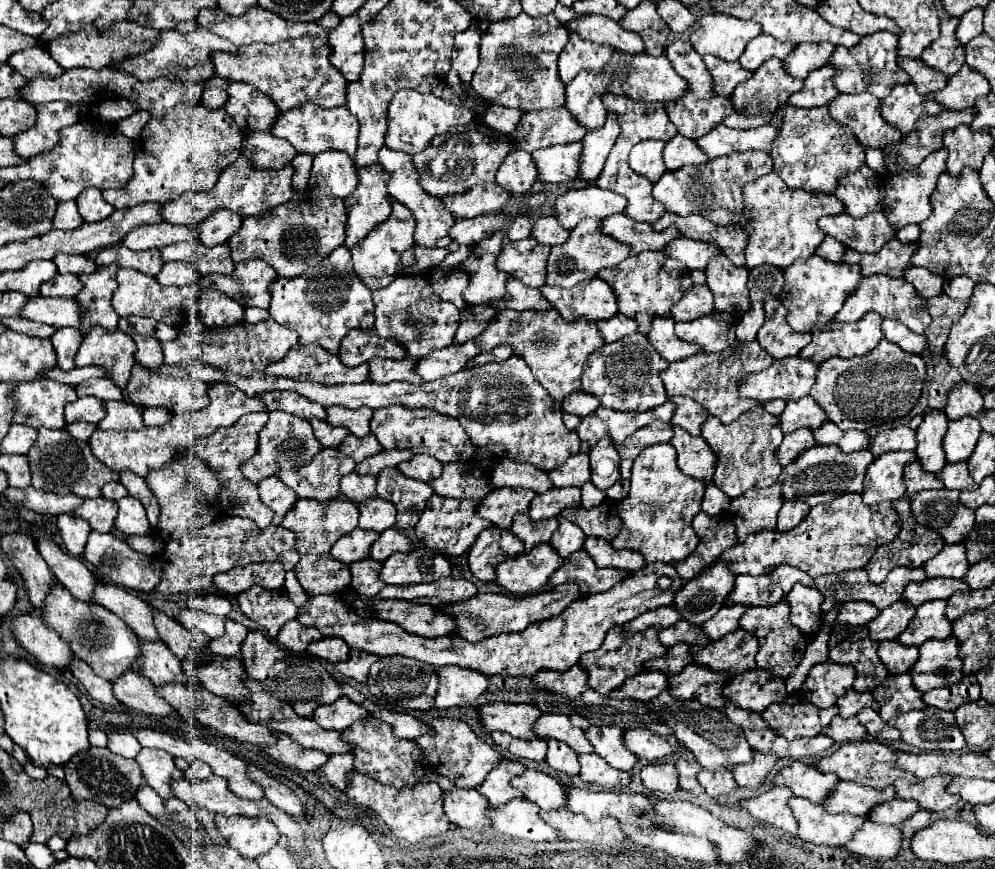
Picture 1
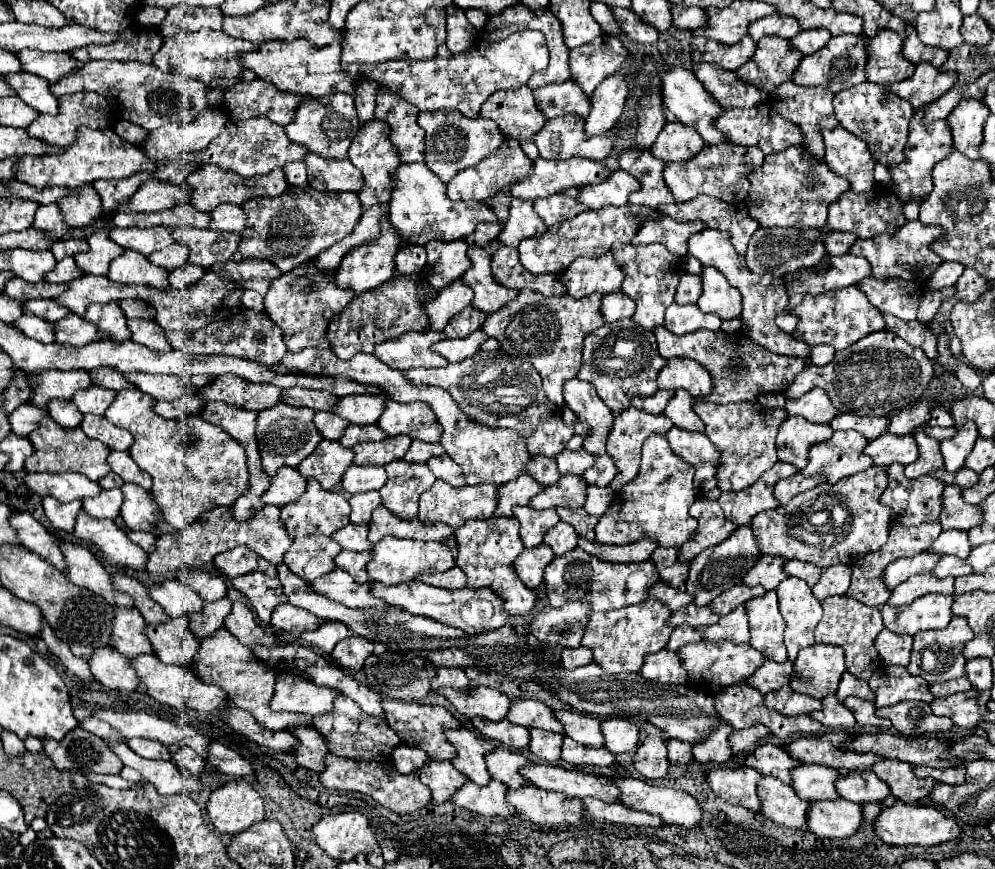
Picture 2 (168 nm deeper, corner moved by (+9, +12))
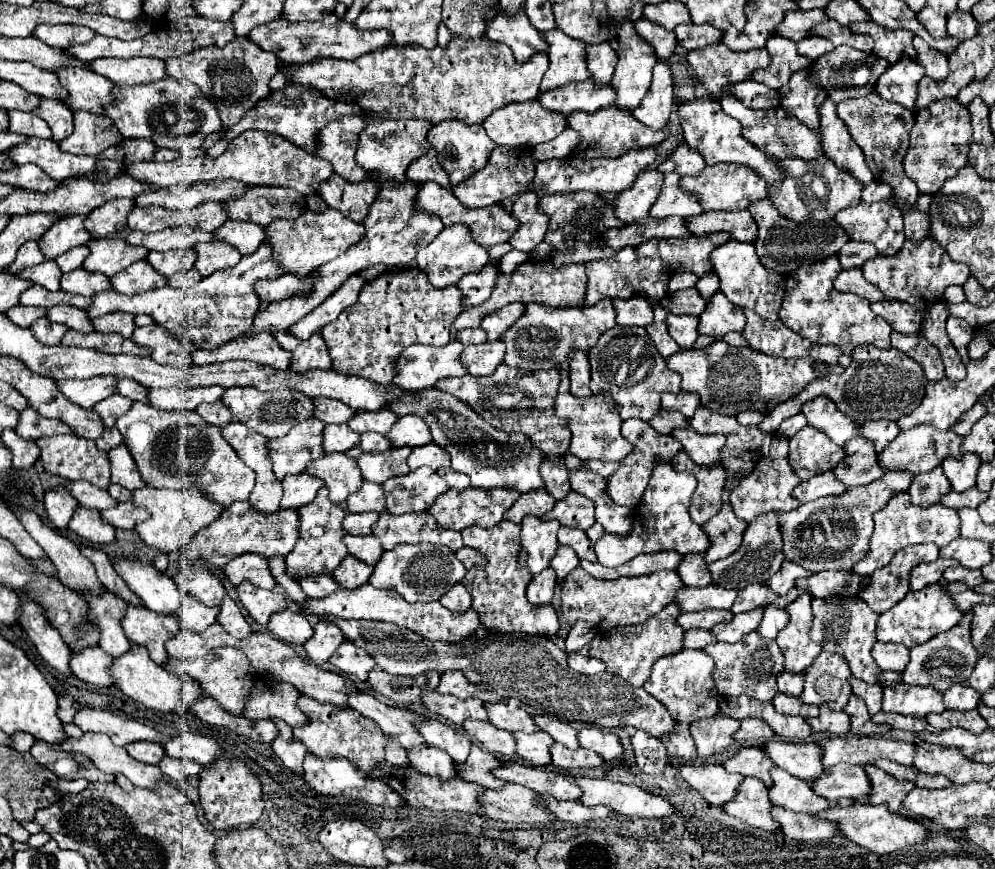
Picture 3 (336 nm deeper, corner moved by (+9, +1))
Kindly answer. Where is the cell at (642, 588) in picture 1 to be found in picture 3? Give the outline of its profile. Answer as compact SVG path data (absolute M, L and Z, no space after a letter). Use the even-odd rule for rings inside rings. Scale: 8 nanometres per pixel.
M684 555L676 567L676 573L686 587L706 587L712 581L704 555Z

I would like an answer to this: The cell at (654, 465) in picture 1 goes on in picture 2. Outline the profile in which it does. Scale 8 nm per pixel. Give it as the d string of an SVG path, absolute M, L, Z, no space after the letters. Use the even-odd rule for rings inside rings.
M648 436L642 446L640 474L630 482L608 508L608 514L596 524L596 542L632 544L642 538L656 538L660 546L682 546L696 532L696 518L688 514L694 496L694 466L672 452L666 436Z

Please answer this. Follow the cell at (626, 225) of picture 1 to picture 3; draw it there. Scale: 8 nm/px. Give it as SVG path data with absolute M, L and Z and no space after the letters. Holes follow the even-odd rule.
M728 233L691 235L687 238L650 239L635 248L639 257L650 256L650 249L664 257L664 262L673 273L690 272L702 277L712 271L710 253L714 247L726 243Z

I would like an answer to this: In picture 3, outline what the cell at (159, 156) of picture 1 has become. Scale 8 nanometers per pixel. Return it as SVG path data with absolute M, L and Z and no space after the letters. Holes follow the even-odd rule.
M112 199L104 205L96 207L86 217L86 229L92 233L94 239L106 237L114 231L126 227L126 217L134 209L134 199Z

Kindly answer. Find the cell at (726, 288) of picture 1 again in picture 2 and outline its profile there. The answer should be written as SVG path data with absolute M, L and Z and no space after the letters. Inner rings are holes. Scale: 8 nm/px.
M706 266L702 272L704 292L698 300L700 310L720 316L722 320L738 318L742 312L742 296L740 292L728 284L724 274L720 274L716 268Z

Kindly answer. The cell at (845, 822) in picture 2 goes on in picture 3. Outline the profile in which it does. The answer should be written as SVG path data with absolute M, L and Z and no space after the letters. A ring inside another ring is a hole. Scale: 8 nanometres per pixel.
M776 807L772 815L780 821L782 833L796 841L828 841L838 835L836 821L828 821L818 815L792 813L780 807Z

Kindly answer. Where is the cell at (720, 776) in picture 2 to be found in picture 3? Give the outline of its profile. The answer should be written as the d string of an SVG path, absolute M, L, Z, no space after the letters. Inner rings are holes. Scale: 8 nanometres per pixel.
M682 765L678 769L684 781L716 807L724 807L732 801L744 779L738 773L728 773L722 765Z

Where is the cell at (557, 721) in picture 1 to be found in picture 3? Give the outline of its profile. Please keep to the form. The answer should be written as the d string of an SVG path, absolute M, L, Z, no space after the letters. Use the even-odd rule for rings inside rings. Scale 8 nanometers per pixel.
M496 703L496 705L486 705L488 709L488 717L490 717L490 723L500 727L500 729L506 729L506 731L524 731L524 733L536 733L536 723L534 723L534 717L524 711L524 709L508 709L504 703Z

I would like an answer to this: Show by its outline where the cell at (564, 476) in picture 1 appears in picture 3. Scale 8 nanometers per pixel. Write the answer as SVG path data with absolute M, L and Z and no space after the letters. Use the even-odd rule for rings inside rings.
M584 461L582 465L584 471L592 471L604 479L608 479L616 469L618 469L618 463L604 463L604 461Z

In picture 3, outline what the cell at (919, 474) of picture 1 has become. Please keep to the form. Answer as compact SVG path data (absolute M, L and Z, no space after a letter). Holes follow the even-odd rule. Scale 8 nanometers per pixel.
M896 493L896 497L890 497L888 505L880 511L874 513L874 533L870 539L870 551L868 555L854 565L854 573L856 575L868 575L880 567L886 567L888 561L892 559L892 555L908 545L918 545L918 543L936 543L940 547L948 545L952 539L958 537L960 531L960 519L958 519L958 511L956 509L948 509L944 505L932 505L932 507L920 507L920 505L912 505L908 493Z

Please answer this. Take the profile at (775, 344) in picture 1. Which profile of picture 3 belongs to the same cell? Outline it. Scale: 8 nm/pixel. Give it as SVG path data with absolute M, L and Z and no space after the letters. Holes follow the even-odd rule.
M736 239L726 241L724 245L720 245L712 251L712 267L720 279L720 291L734 305L738 305L746 315L746 327L742 331L742 337L748 341L750 349L768 353L770 357L784 357L784 359L816 357L830 365L838 363L838 357L842 355L842 351L836 345L810 343L808 339L804 339L798 333L784 327L784 323L778 317L778 309L784 301L784 277L762 267L752 243L740 243Z

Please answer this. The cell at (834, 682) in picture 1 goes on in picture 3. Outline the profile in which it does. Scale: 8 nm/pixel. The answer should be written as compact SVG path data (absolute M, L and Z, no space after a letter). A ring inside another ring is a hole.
M822 651L804 671L804 691L800 699L808 705L828 703L832 709L842 711L852 695L848 679L850 667L844 657Z

